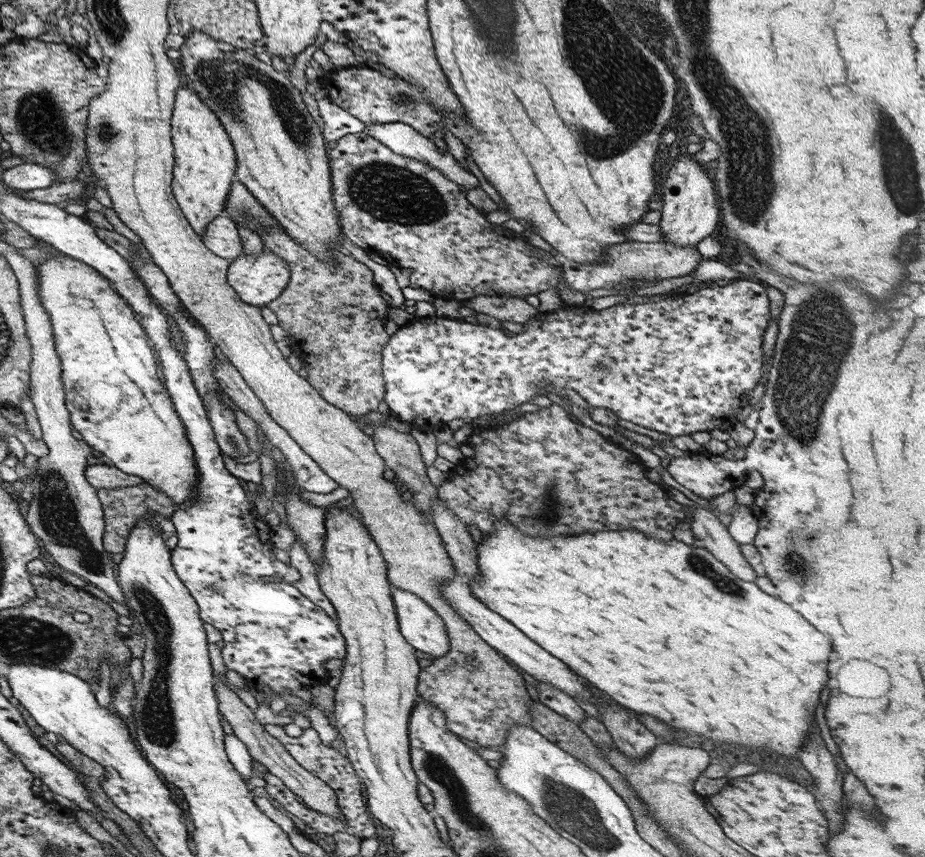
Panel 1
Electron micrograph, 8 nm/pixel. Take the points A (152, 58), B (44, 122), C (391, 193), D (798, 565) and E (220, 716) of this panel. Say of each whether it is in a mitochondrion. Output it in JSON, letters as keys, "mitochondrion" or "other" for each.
{"A":"other","B":"mitochondrion","C":"mitochondrion","D":"mitochondrion","E":"other"}

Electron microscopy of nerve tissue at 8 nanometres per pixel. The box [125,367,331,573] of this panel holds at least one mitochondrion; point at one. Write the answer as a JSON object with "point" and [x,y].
{"point":[231,442]}

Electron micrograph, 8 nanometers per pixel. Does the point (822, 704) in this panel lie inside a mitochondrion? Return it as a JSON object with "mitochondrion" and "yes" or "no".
{"mitochondrion":"no"}

